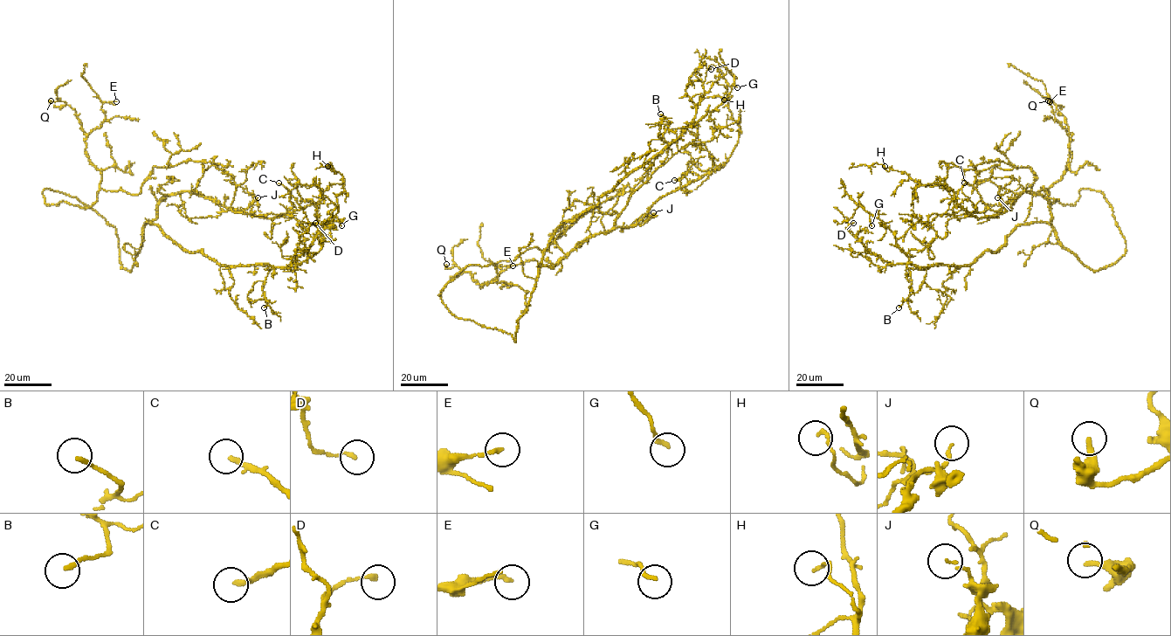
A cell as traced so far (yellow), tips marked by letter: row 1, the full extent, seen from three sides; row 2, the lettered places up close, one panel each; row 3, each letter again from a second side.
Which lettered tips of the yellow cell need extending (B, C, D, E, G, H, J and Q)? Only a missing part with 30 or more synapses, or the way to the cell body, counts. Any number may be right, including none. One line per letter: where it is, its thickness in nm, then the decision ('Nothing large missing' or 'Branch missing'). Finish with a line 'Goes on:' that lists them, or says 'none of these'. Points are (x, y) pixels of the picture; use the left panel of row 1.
B: Place: (264, 307). Thickness 170 nm. Nothing large missing
C: Place: (278, 183). Thickness 200 nm. Branch missing
D: Place: (315, 223). Thickness 140 nm. Nothing large missing
E: Place: (116, 101). Thickness 160 nm. Nothing large missing
G: Place: (341, 225). Thickness 170 nm. Nothing large missing
H: Place: (327, 166). Thickness 130 nm. Nothing large missing
J: Place: (258, 197). Thickness 110 nm. Nothing large missing
Q: Place: (51, 100). Thickness 260 nm. Nothing large missing
Goes on: C

